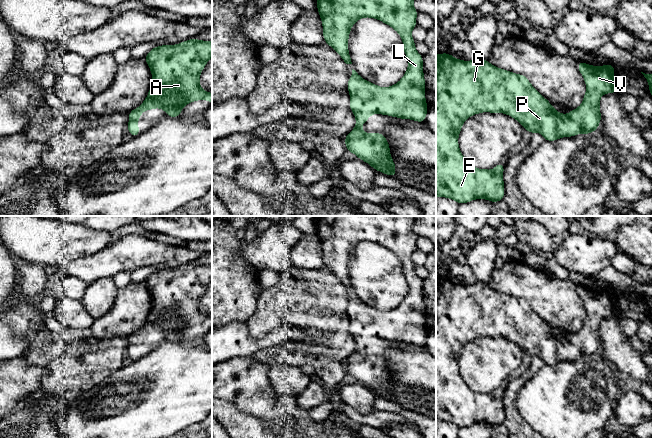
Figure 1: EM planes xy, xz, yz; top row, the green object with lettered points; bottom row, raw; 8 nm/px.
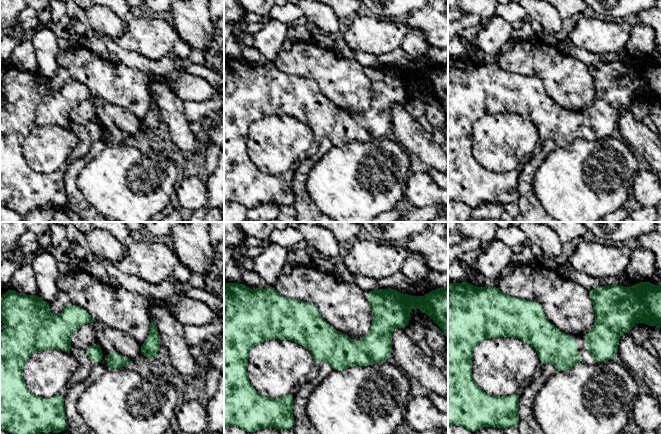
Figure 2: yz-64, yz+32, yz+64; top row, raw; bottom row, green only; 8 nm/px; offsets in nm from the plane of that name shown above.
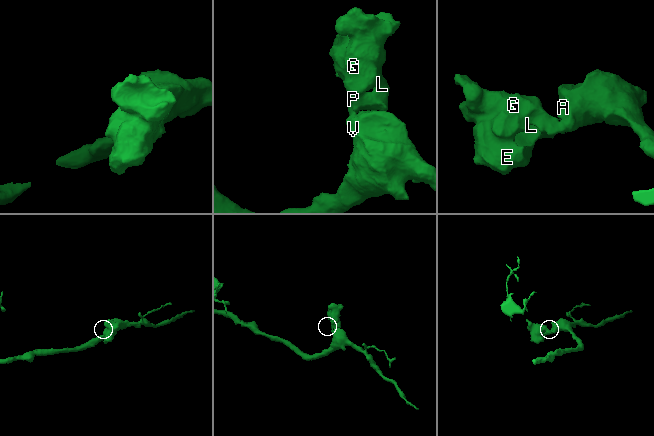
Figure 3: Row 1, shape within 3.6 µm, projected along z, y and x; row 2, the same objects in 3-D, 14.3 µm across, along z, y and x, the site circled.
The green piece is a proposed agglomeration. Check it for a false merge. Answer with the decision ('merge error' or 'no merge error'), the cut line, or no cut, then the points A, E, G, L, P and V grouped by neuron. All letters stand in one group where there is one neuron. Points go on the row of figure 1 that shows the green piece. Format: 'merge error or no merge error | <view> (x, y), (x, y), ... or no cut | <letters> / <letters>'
no merge error | no cut | A E G L P V

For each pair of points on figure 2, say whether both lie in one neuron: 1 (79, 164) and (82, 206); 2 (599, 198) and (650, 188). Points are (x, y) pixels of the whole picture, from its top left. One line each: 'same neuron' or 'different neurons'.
1: same neuron
2: different neurons

